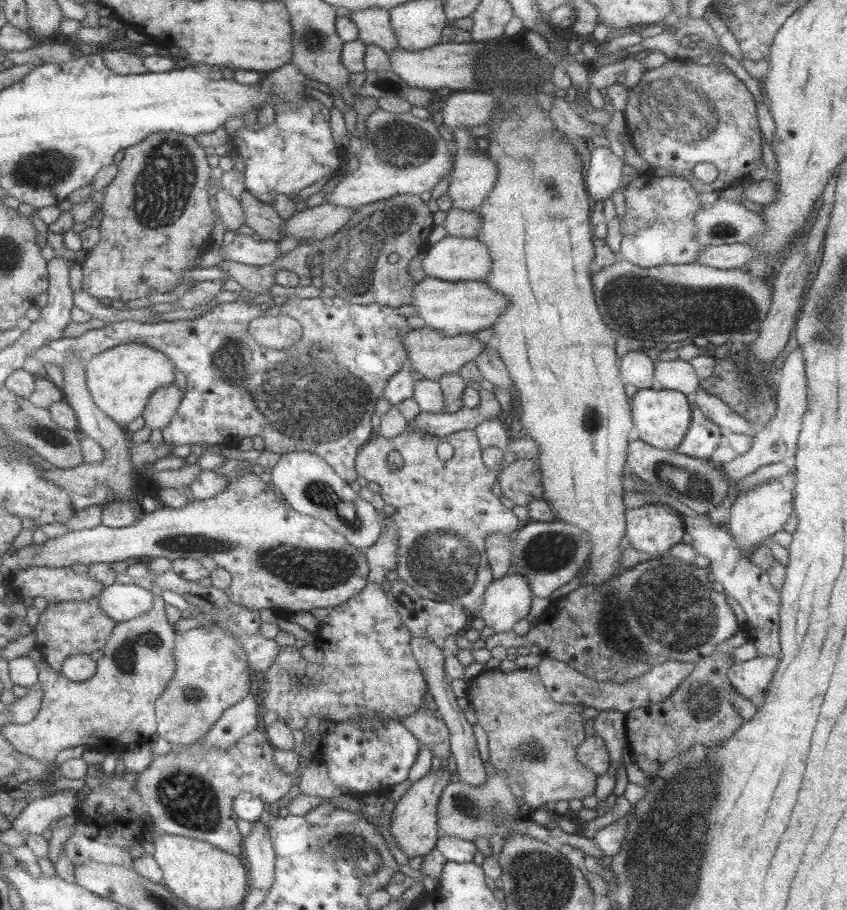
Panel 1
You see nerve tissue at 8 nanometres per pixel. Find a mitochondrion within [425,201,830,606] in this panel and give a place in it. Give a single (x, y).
(641, 303)

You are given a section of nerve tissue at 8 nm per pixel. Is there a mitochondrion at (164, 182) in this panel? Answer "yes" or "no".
yes

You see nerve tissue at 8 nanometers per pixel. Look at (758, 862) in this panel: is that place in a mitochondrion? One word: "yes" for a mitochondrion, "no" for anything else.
no

